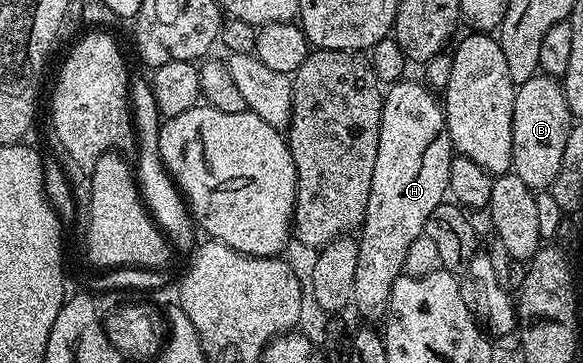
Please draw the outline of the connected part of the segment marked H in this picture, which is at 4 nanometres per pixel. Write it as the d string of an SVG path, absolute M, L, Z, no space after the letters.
M407 81L394 83L383 100L377 164L373 164L369 204L357 238L359 251L353 280L353 306L367 318L386 311L393 284L404 273L403 265L411 245L424 237L433 208L449 194L447 185L453 147L447 131L447 116L440 99L422 81Z

